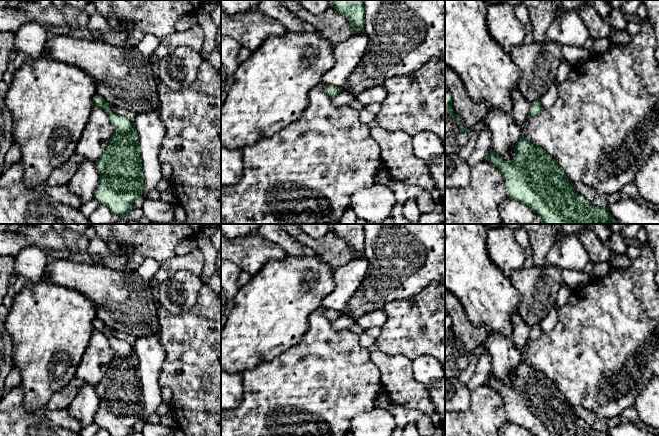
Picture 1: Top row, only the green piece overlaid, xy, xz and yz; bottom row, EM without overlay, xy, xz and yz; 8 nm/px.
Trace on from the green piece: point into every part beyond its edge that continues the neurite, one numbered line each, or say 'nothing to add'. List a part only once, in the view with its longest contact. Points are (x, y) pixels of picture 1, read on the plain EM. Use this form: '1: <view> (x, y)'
nothing to add

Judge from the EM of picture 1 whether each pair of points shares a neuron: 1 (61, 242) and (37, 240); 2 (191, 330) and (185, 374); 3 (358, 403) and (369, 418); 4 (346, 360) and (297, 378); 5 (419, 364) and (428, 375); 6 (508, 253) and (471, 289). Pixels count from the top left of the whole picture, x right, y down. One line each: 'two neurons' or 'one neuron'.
1: one neuron
2: one neuron
3: two neurons
4: one neuron
5: one neuron
6: two neurons

